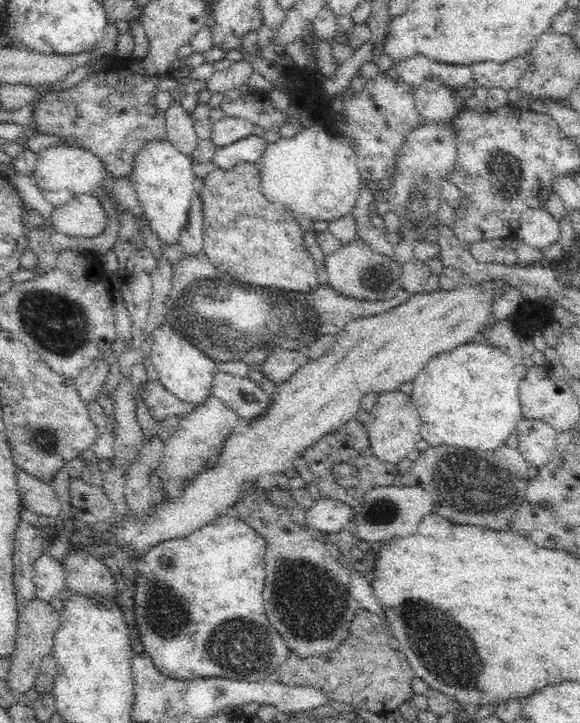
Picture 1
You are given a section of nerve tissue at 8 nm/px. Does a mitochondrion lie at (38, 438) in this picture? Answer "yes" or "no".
yes

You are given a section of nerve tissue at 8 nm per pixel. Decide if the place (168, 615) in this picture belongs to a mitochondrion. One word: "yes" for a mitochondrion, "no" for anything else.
yes

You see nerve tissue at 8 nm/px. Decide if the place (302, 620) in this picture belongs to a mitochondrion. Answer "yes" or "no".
yes

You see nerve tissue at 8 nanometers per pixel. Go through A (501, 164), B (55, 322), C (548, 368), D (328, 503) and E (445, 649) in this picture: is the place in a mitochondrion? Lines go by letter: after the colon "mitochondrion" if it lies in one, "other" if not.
A: mitochondrion
B: mitochondrion
C: other
D: other
E: mitochondrion

